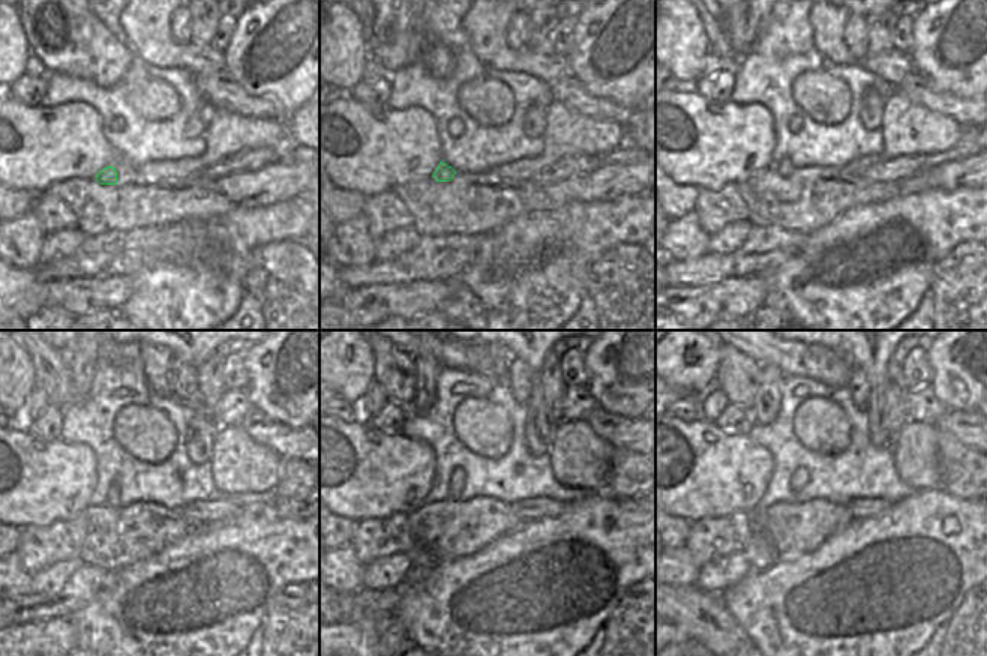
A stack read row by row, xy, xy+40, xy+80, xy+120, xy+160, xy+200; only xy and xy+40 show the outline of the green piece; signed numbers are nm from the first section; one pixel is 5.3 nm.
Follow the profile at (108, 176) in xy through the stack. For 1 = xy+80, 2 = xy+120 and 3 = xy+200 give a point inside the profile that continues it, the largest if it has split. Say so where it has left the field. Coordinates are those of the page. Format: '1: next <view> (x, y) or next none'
1: next xy+80 (783, 168)
2: next xy+120 (113, 493)
3: next xy+200 (798, 479)

